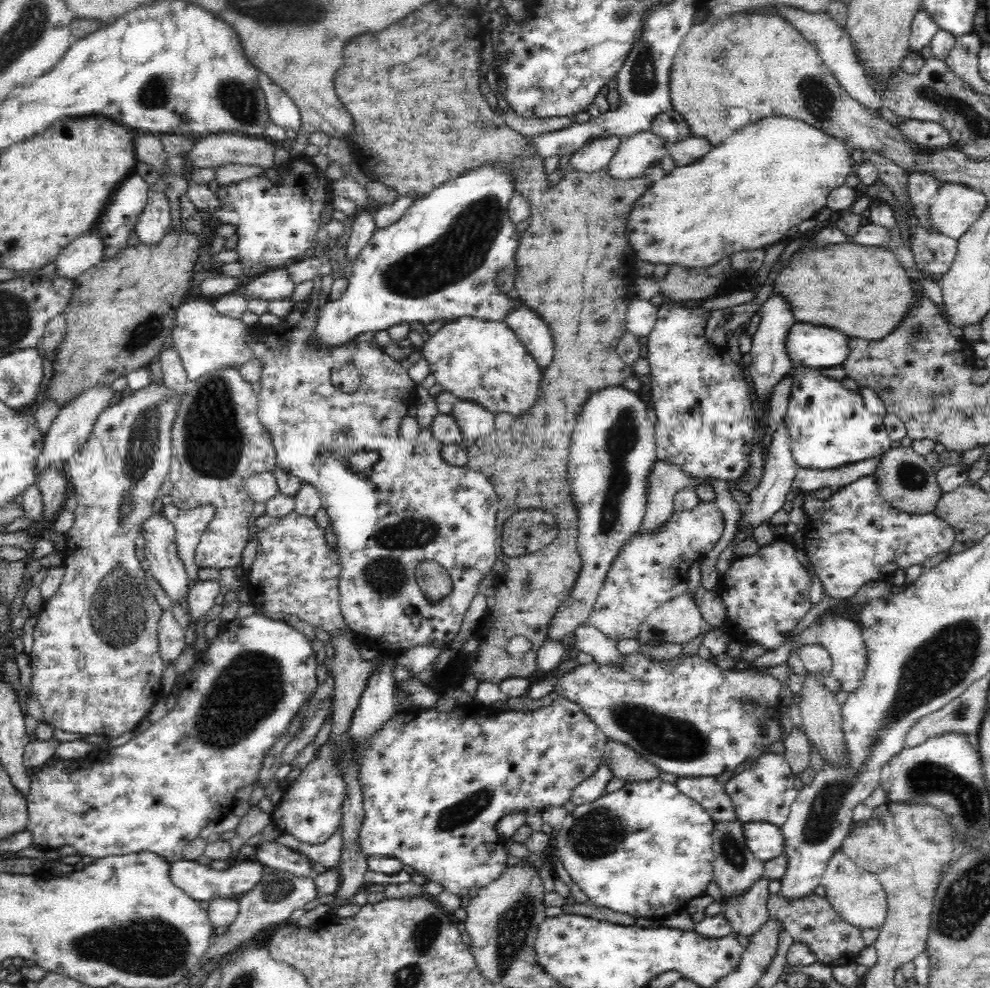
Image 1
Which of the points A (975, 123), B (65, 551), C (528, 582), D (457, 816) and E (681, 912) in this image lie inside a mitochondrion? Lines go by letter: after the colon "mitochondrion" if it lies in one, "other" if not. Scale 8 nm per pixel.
A: mitochondrion
B: other
C: mitochondrion
D: mitochondrion
E: other

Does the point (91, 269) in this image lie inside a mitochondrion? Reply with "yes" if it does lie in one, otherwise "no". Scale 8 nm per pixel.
no

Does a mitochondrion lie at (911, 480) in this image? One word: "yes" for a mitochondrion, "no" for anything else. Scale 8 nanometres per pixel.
yes

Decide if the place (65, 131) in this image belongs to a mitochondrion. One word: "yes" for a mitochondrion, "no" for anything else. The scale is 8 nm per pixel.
no

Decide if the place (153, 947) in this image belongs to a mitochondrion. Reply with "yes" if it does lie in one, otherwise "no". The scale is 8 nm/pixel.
yes

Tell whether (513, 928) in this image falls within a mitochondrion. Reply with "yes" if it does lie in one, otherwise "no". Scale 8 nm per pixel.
yes

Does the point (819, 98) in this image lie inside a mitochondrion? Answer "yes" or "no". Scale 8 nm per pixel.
yes

